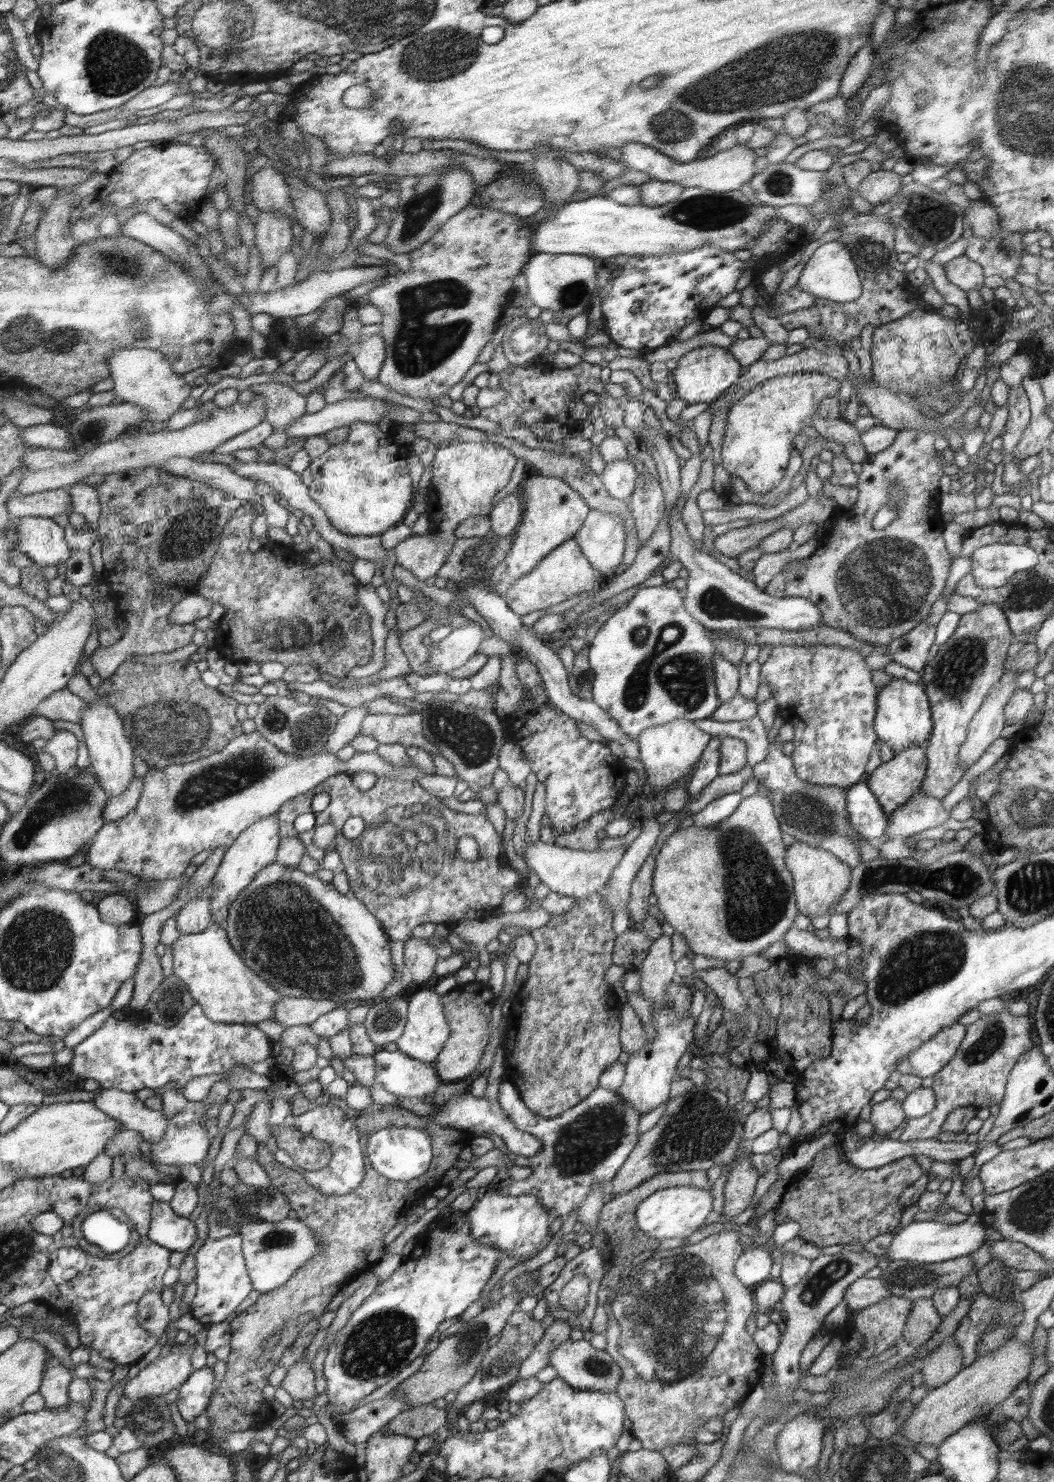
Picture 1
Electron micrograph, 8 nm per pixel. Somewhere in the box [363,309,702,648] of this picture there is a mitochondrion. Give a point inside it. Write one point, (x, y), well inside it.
(480, 548)

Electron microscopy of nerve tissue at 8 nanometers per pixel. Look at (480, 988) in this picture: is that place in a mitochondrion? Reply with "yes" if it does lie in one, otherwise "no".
no

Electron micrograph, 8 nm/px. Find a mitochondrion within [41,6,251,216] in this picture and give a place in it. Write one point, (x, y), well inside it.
(115, 65)

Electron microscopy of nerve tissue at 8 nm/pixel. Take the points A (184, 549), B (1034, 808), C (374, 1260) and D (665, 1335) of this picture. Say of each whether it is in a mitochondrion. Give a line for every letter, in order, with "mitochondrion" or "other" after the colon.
A: mitochondrion
B: mitochondrion
C: other
D: mitochondrion

